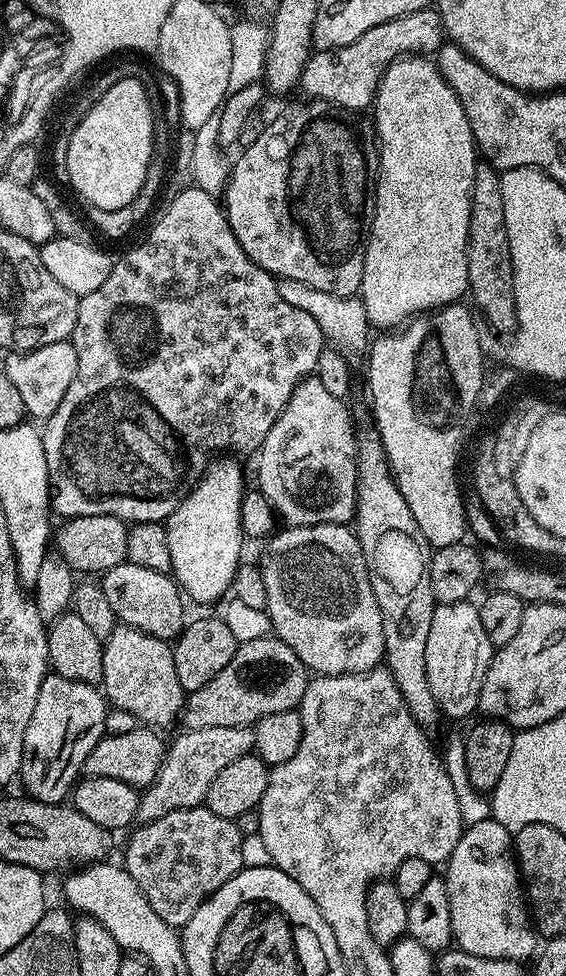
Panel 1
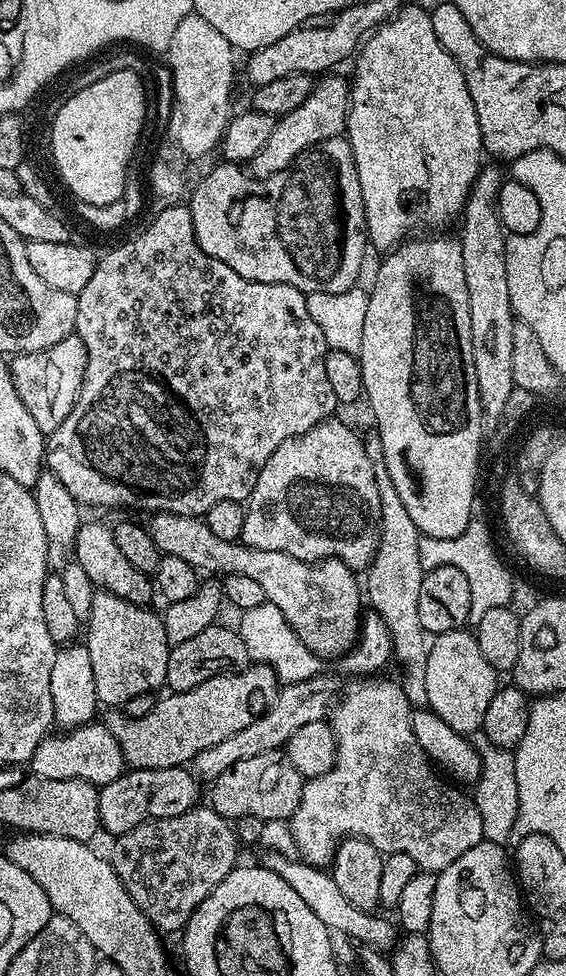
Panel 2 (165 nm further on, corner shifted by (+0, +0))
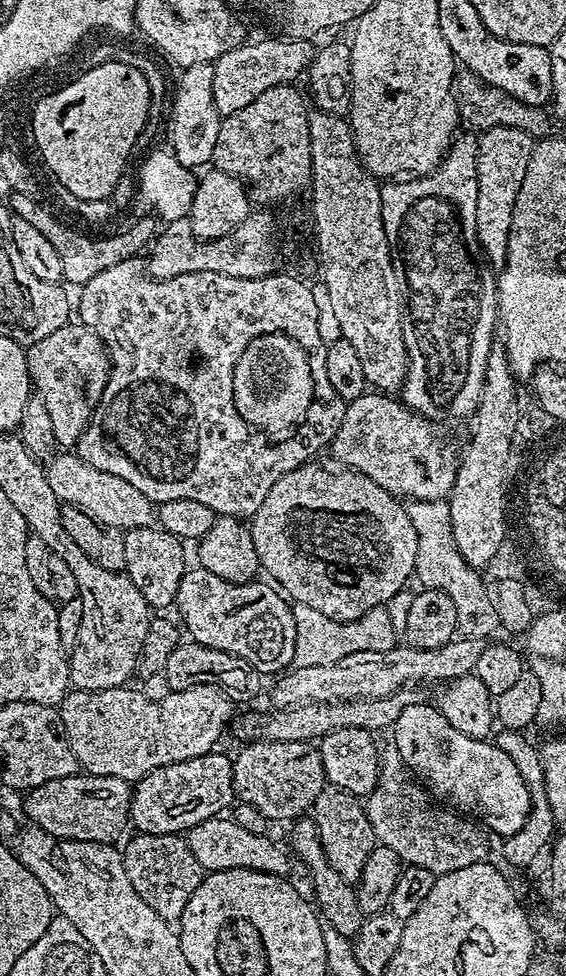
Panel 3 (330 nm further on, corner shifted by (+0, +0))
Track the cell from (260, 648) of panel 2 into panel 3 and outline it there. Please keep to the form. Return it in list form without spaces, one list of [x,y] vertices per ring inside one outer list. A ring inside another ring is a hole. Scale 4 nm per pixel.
[[[301,605],[295,609],[296,644],[293,663],[297,667],[320,666],[329,662],[340,661],[350,654],[362,653],[363,650],[385,652],[397,647],[398,626],[394,624],[388,608],[380,605],[371,608],[363,616],[351,621],[327,618],[313,607]],[[397,636],[397,640],[396,640]]]

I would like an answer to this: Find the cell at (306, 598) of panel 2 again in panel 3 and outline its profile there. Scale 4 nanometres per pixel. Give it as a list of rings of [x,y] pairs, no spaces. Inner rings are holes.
[[[53,455],[47,461],[46,475],[50,482],[50,490],[54,490],[61,505],[80,508],[106,526],[118,526],[127,530],[150,528],[157,523],[157,509],[152,500],[146,498],[146,494],[142,494],[142,490],[130,486],[130,482],[122,482],[122,478],[114,474],[106,474],[106,470],[90,466],[90,462],[82,462],[82,458],[78,455]]]

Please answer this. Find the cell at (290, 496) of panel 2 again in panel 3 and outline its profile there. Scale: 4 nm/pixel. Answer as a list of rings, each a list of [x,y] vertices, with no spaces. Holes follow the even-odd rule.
[[[309,462],[302,465],[301,468],[290,470],[285,476],[278,478],[278,482],[274,482],[274,487],[270,490],[270,494],[266,494],[266,502],[262,502],[260,509],[250,518],[250,527],[252,537],[254,538],[254,550],[258,550],[261,569],[265,573],[269,572],[273,576],[271,579],[297,605],[313,607],[319,613],[326,614],[327,618],[351,621],[360,618],[371,608],[387,605],[389,603],[387,600],[394,599],[403,590],[404,583],[408,579],[410,581],[413,579],[415,558],[418,557],[418,534],[415,533],[414,525],[410,522],[410,514],[406,512],[405,505],[397,497],[392,496],[386,490],[382,490],[382,486],[378,486],[378,482],[366,478],[360,472],[351,470],[336,470],[340,472],[331,472],[330,469],[323,468],[322,465],[316,463]]]

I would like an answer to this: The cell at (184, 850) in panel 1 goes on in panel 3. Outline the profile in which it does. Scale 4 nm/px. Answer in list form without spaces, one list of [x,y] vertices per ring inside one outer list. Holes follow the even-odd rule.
[[[136,834],[133,837],[122,848],[130,886],[138,890],[138,898],[142,898],[154,914],[169,922],[179,921],[186,910],[186,902],[190,902],[194,890],[206,875],[198,858],[190,850],[187,839],[180,834]]]

